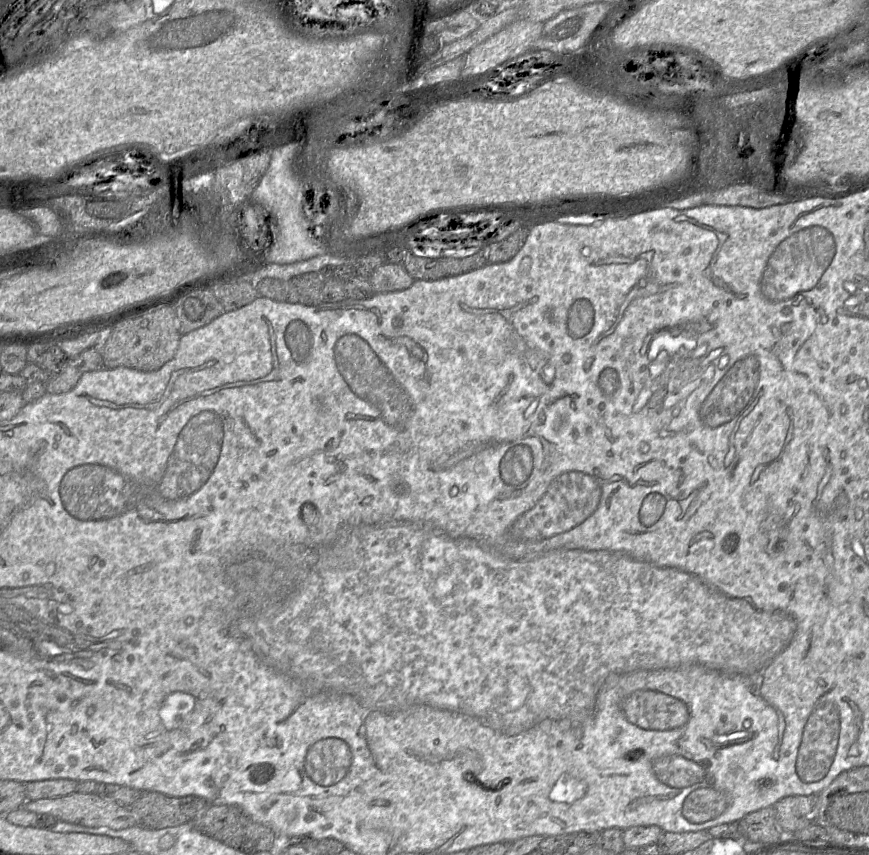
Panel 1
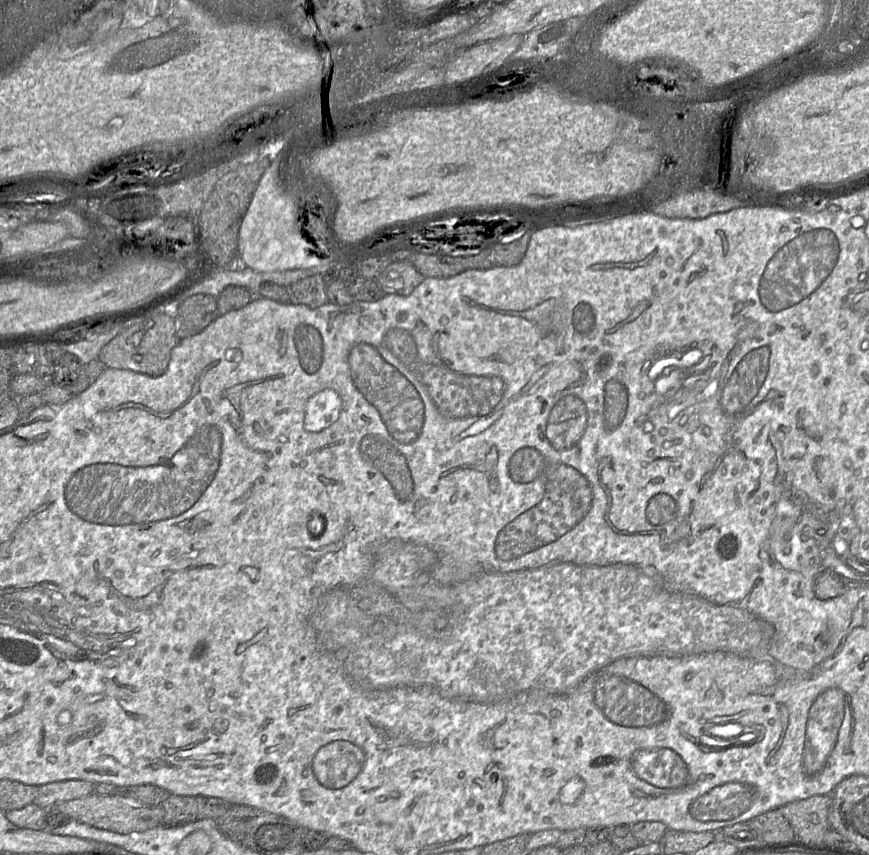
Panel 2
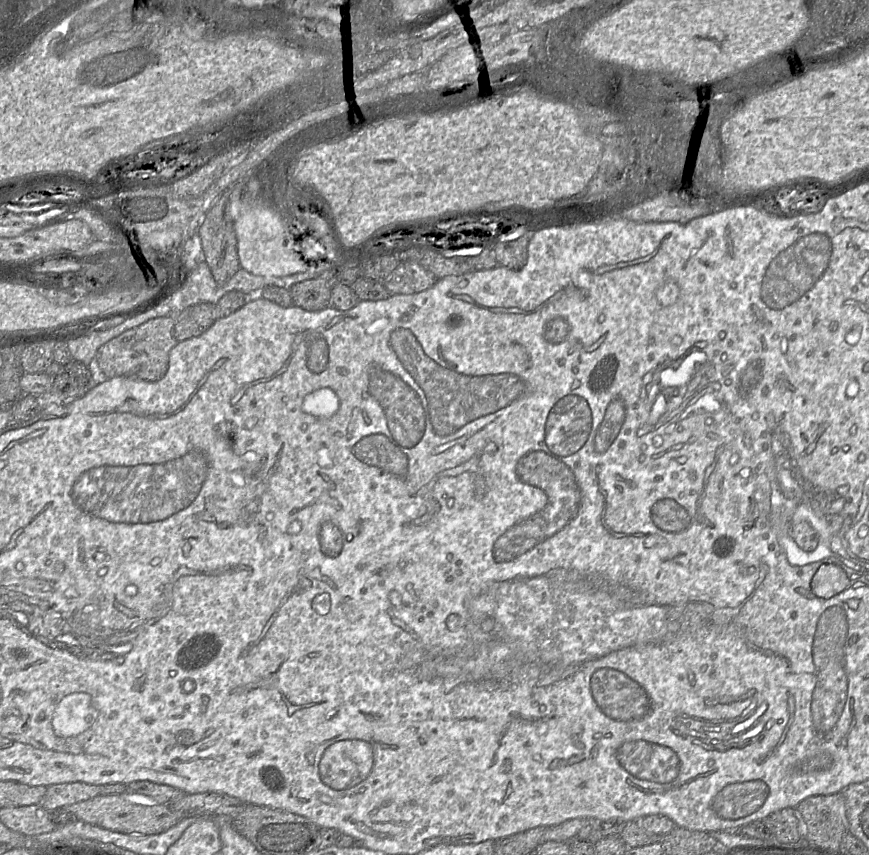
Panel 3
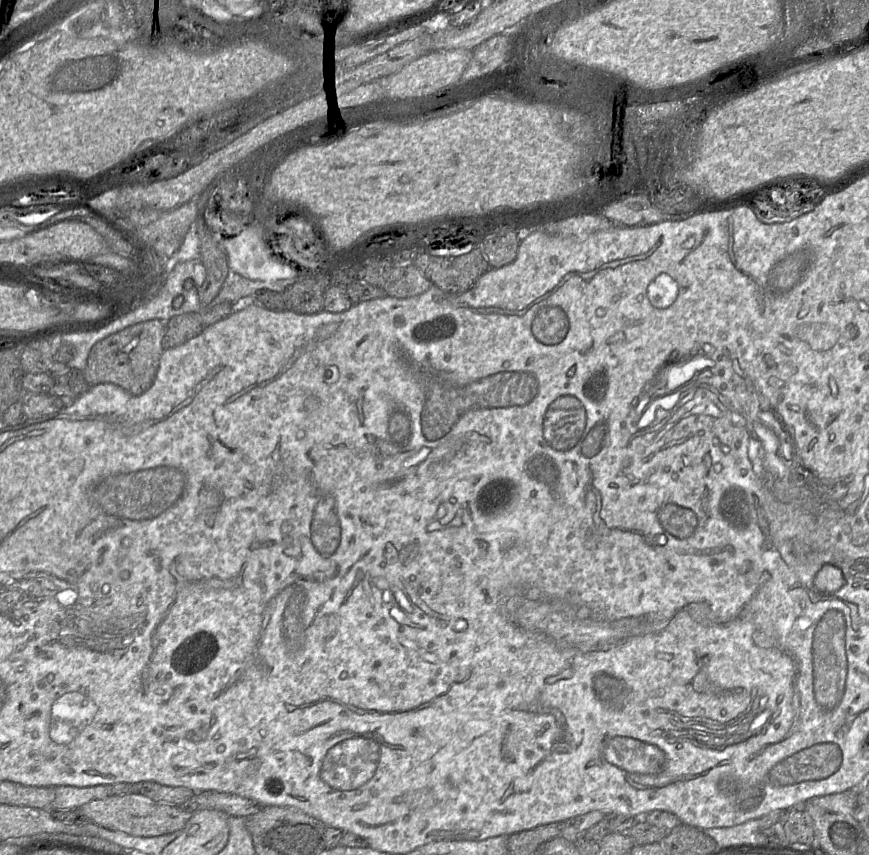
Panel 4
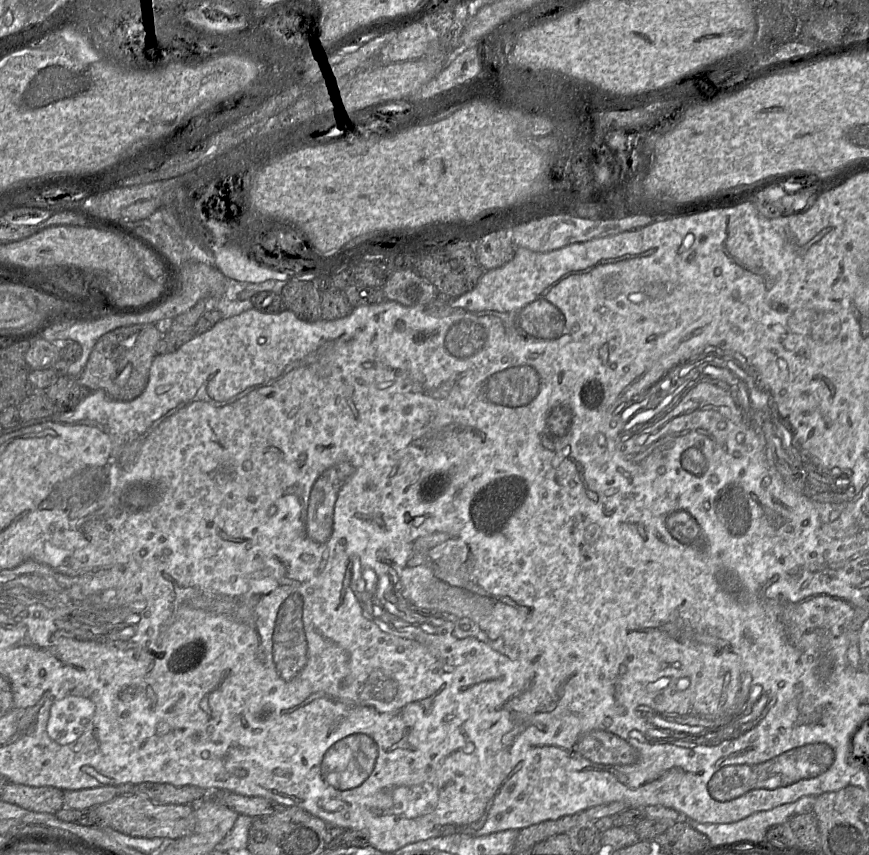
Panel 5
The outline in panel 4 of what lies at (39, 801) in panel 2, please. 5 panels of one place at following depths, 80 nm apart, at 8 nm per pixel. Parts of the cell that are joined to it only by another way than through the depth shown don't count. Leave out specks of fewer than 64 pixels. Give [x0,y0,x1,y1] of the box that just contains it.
[52,785,111,810]

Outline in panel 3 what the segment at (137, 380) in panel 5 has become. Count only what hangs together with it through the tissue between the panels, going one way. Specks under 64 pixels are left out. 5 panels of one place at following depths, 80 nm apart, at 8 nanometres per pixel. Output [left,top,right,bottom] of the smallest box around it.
[94,317,177,382]

